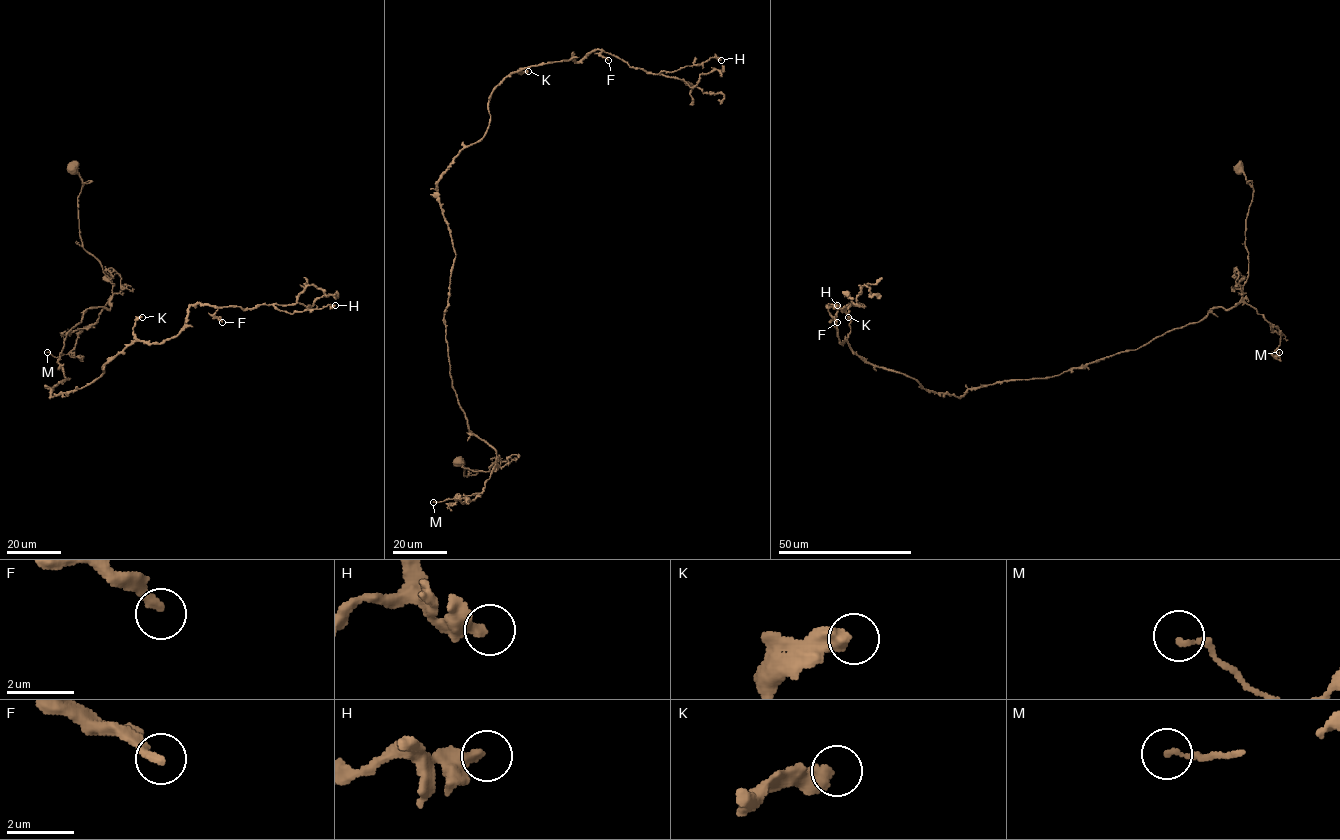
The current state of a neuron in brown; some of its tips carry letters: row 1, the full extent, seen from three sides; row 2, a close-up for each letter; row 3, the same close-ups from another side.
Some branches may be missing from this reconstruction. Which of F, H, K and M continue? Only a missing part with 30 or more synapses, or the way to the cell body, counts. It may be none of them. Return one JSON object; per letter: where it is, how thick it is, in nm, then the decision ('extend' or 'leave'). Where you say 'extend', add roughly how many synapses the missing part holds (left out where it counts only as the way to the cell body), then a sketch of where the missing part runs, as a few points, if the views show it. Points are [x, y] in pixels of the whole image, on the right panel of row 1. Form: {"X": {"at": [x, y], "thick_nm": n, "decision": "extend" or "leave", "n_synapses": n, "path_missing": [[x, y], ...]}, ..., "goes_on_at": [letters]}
{"F": {"at": [837, 322], "thick_nm": 280, "decision": "leave"}, "H": {"at": [837, 305], "thick_nm": 360, "decision": "leave"}, "K": {"at": [848, 317], "thick_nm": 500, "decision": "leave"}, "M": {"at": [1279, 352], "thick_nm": 150, "decision": "leave"}, "goes_on_at": []}

